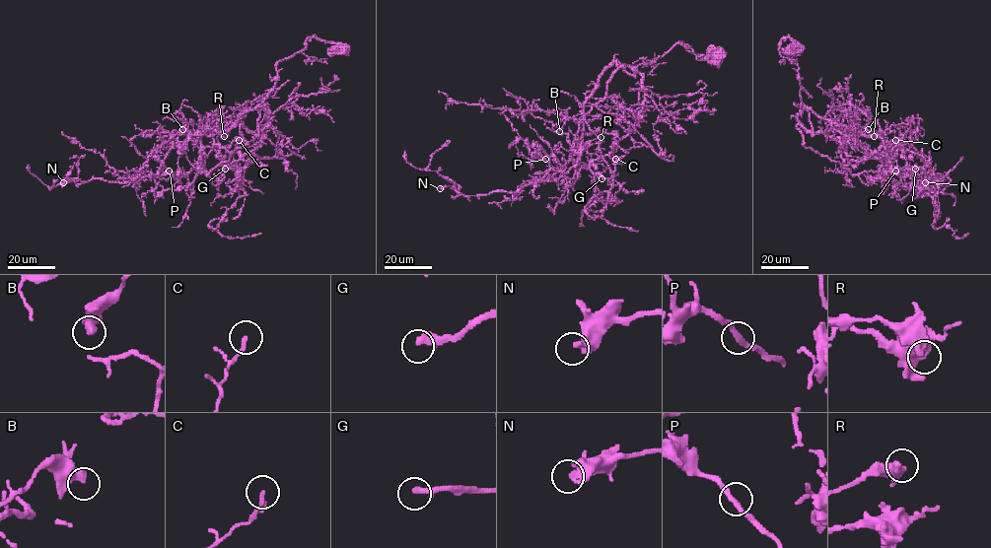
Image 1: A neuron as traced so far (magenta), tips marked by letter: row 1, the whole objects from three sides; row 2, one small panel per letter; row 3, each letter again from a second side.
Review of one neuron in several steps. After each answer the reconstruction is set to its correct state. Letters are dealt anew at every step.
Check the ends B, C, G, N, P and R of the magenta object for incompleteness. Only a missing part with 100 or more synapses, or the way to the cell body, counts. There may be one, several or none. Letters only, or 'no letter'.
G

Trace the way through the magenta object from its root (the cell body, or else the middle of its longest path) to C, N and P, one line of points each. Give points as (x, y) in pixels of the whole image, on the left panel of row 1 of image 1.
C: (342, 49), (309, 37), (279, 61), (260, 104), (261, 143), (241, 155), (239, 140)
N: (342, 49), (309, 37), (279, 61), (274, 88), (258, 104), (229, 129), (198, 135), (202, 171), (63, 182)
P: (342, 49), (309, 37), (304, 49), (276, 63), (273, 89), (229, 129), (173, 143), (160, 170), (169, 171)

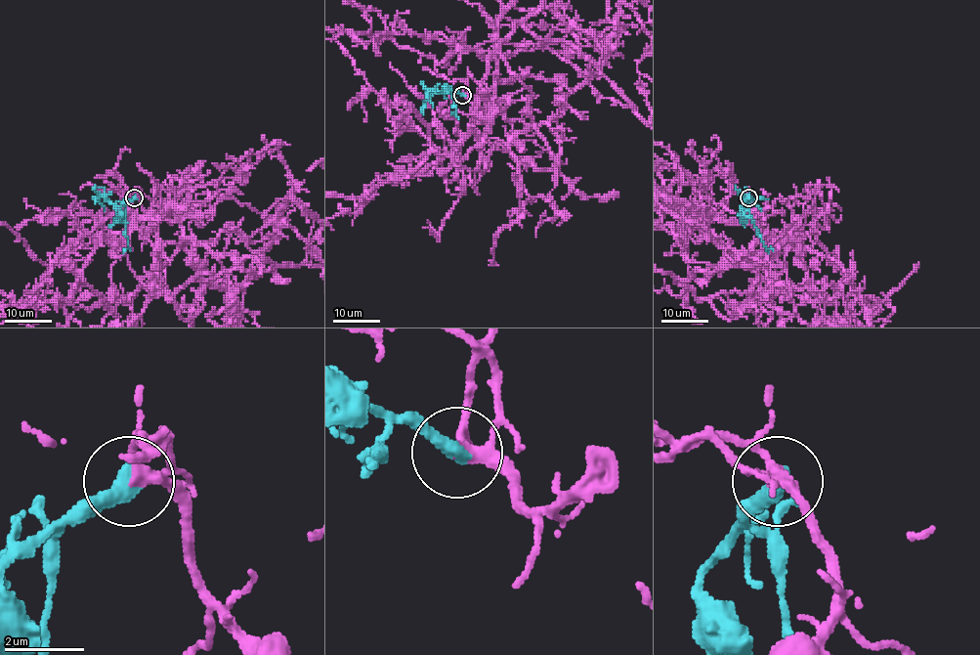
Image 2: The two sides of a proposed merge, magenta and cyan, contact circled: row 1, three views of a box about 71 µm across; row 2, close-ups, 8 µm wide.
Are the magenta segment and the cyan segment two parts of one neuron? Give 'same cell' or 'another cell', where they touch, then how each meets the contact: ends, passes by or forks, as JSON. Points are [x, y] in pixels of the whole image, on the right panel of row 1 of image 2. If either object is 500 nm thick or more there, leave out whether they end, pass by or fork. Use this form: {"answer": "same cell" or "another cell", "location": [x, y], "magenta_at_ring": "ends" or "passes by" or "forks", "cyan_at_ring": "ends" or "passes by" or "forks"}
{"answer": "same cell", "location": [748, 197], "magenta_at_ring": "forks", "cyan_at_ring": "ends"}

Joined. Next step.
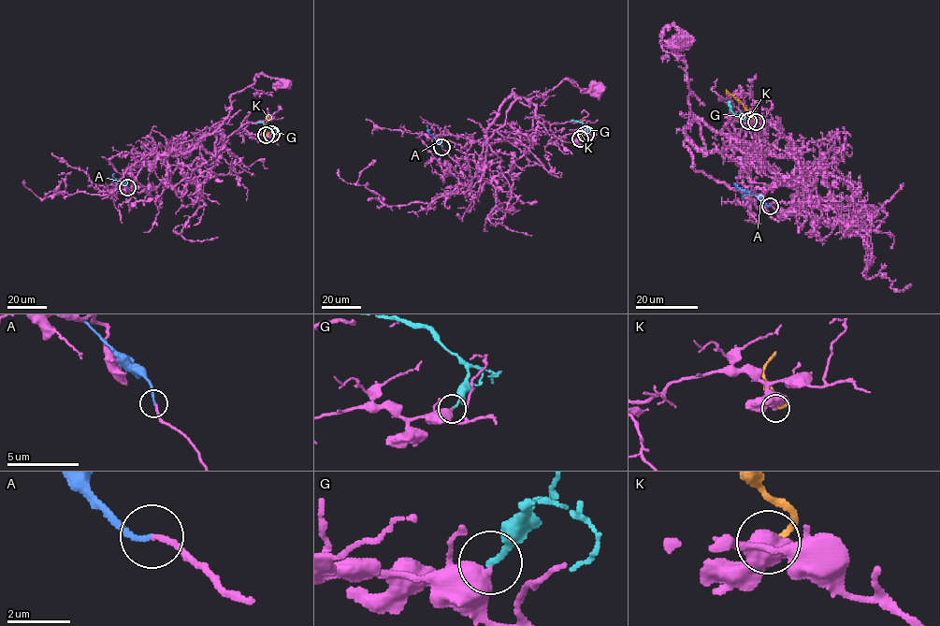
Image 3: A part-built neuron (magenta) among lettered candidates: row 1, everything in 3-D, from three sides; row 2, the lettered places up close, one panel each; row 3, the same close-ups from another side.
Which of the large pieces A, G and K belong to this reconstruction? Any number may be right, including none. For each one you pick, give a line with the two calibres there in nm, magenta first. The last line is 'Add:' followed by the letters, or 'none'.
A: calibres 180 and 160 nm
Add: A

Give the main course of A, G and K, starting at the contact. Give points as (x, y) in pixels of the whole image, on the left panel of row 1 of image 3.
A: (127, 188), (115, 179), (114, 173)
G: (271, 135), (273, 131), (262, 122), (255, 123)
K: (266, 135), (265, 127), (268, 114)

